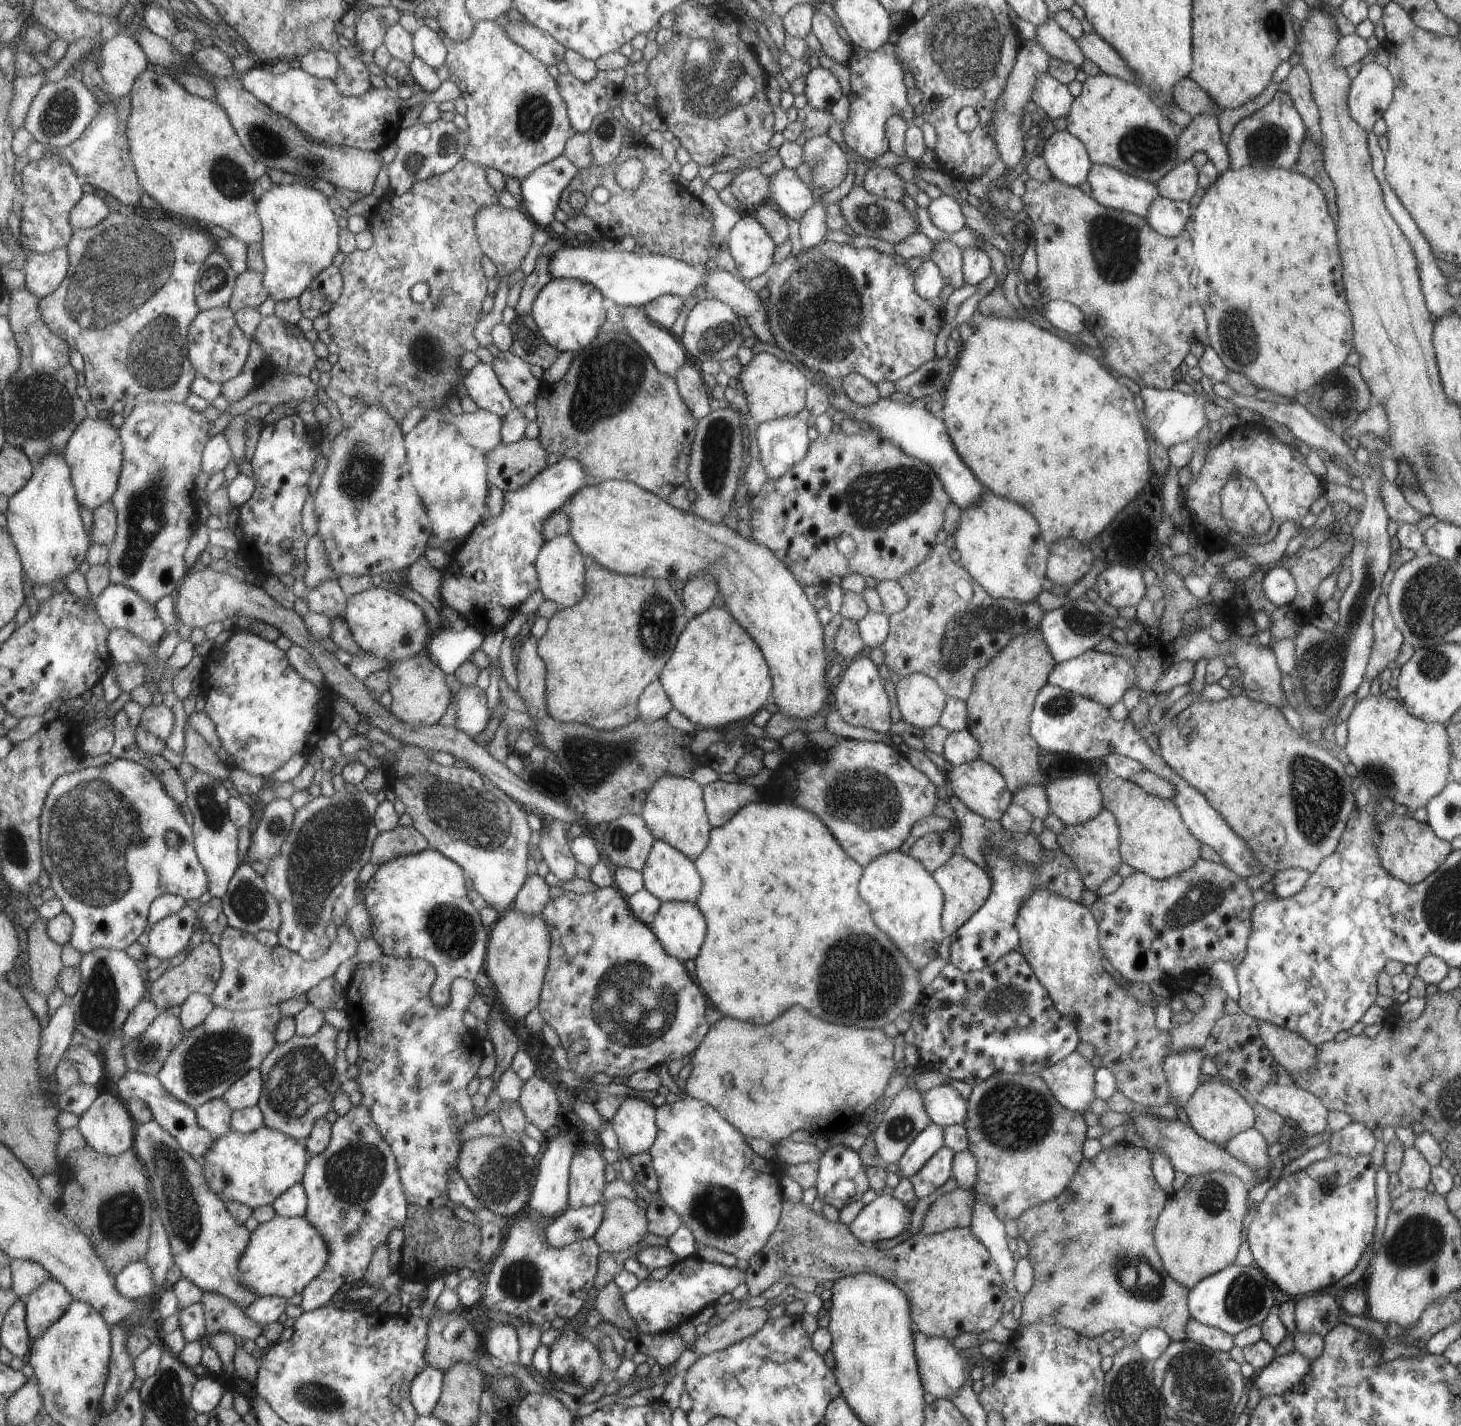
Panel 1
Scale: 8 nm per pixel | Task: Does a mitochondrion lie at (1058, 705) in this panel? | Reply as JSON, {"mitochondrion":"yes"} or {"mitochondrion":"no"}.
{"mitochondrion":"yes"}

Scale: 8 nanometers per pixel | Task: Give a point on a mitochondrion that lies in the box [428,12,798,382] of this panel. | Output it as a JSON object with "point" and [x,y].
{"point":[706,76]}

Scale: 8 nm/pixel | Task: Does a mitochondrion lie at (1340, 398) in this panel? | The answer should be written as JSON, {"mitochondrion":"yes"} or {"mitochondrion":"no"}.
{"mitochondrion":"yes"}

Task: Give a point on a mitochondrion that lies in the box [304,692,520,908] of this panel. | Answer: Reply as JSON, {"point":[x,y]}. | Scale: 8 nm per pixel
{"point":[476,818]}

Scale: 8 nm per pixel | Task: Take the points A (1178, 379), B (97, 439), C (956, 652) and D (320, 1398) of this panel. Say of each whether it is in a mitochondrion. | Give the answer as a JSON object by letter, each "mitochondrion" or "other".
{"A":"other","B":"other","C":"mitochondrion","D":"mitochondrion"}

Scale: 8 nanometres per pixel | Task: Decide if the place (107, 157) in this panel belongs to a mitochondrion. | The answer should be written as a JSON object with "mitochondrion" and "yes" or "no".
{"mitochondrion":"yes"}

